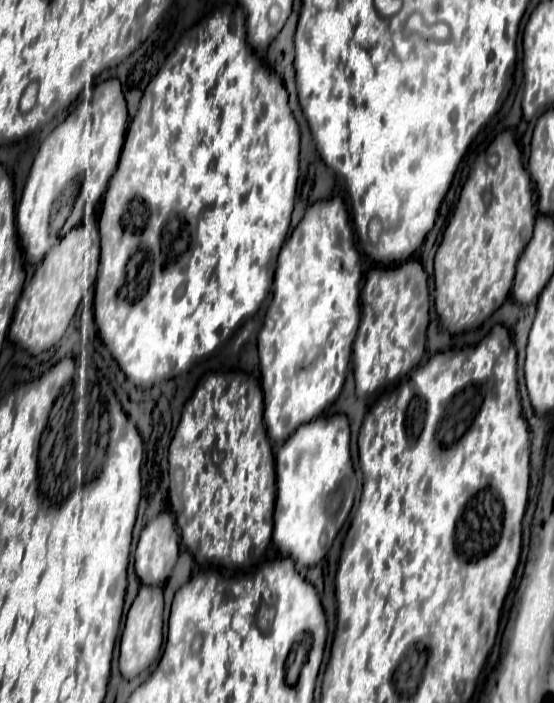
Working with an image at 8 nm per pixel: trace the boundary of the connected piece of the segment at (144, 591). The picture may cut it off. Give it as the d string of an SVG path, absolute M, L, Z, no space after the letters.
M142 584L138 590L136 600L132 602L126 624L122 630L120 638L120 656L118 656L118 666L122 672L122 678L130 680L138 676L142 670L146 670L152 662L158 660L160 656L160 646L162 646L162 614L164 614L164 596L162 596L162 586L146 586Z

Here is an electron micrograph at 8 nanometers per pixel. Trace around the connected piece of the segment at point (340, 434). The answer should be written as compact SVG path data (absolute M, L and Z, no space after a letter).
M346 414L320 416L302 424L276 454L276 510L274 510L274 544L300 566L308 568L320 562L346 522L356 494L356 478L350 456L350 426Z

